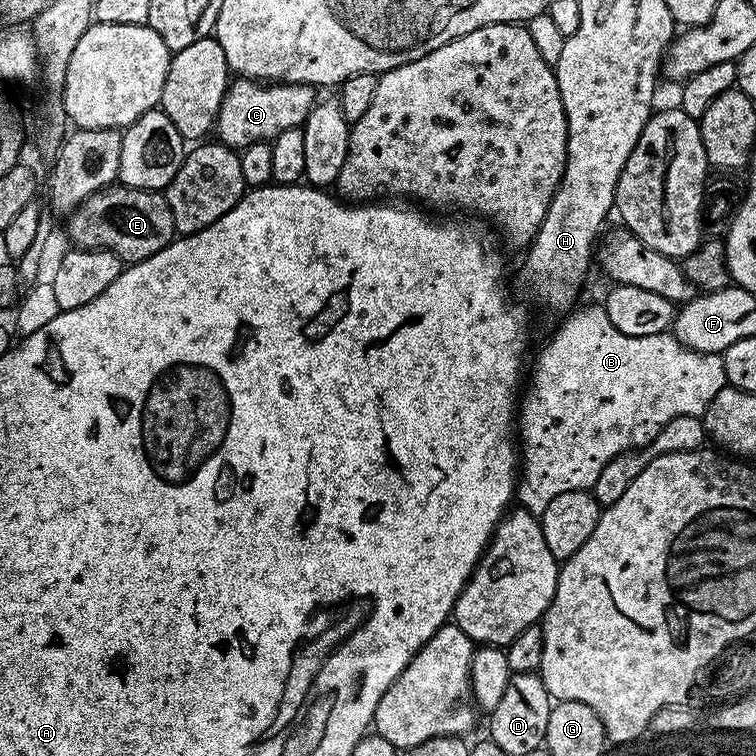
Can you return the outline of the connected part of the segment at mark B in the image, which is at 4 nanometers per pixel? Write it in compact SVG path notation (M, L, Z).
M599 303L592 304L589 308L579 308L577 307L571 314L563 317L564 325L553 334L552 341L541 350L536 369L532 372L532 381L528 384L528 393L525 396L523 393L518 404L518 452L522 457L522 467L518 472L514 496L519 507L525 508L531 516L539 519L542 526L542 538L546 538L546 546L550 546L550 554L554 554L558 562L570 559L582 546L582 542L586 542L586 538L594 534L594 526L598 526L602 506L588 490L591 490L594 482L598 482L598 474L602 474L606 462L610 462L615 456L622 455L623 452L631 452L634 448L645 448L647 444L654 442L654 438L658 438L661 430L674 418L679 416L703 417L710 402L714 402L714 394L718 394L718 390L722 390L728 384L724 357L721 353L690 350L671 331L646 334L644 337L627 337L610 322L606 310Z

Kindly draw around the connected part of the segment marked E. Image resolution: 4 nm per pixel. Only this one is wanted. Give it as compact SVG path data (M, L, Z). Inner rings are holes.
M119 182L90 194L66 217L68 236L77 248L101 248L113 252L128 264L158 254L167 244L177 239L174 214L168 205L167 195L160 190L127 188Z

